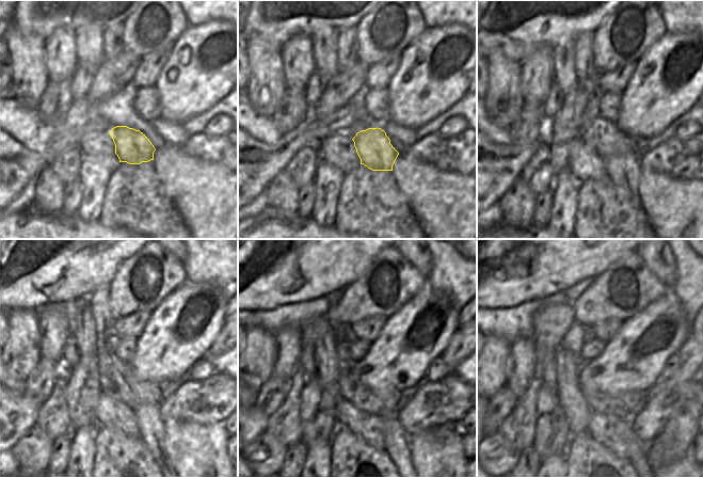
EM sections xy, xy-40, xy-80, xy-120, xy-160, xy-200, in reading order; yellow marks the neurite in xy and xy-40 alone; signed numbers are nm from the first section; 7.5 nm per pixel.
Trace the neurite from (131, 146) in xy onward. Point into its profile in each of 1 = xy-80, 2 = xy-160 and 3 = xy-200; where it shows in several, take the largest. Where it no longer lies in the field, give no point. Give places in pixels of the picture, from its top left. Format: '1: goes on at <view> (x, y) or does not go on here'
1: goes on at xy-80 (623, 170)
2: goes on at xy-160 (397, 448)
3: goes on at xy-200 (638, 456)

